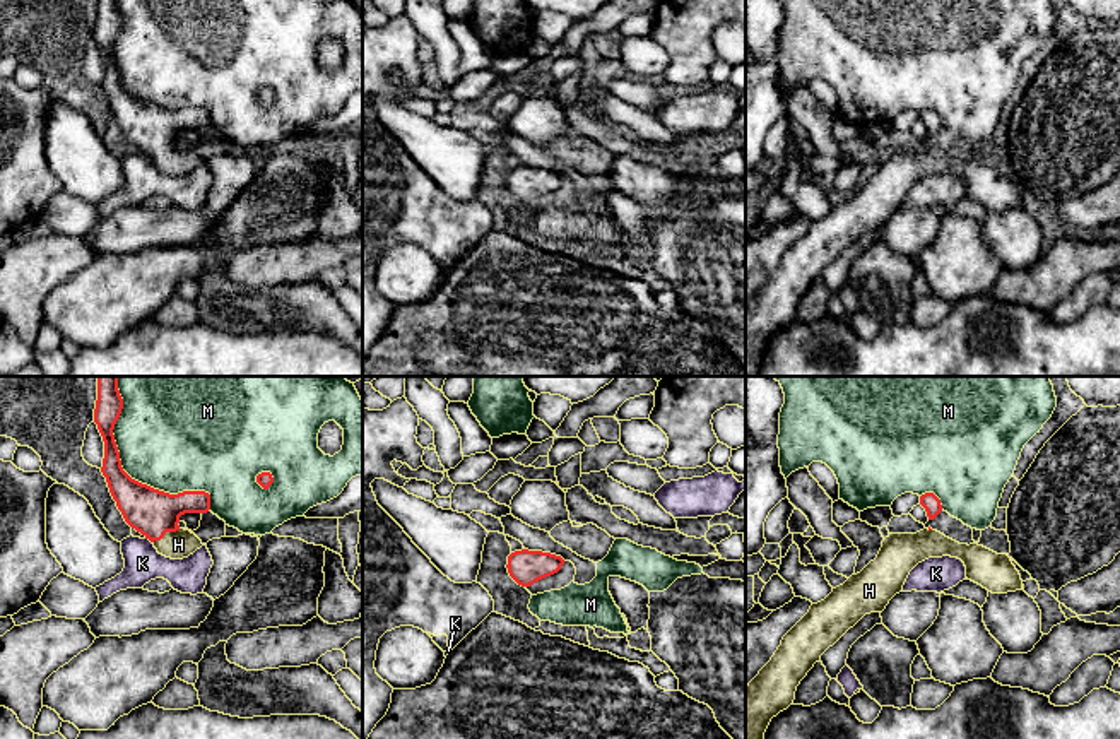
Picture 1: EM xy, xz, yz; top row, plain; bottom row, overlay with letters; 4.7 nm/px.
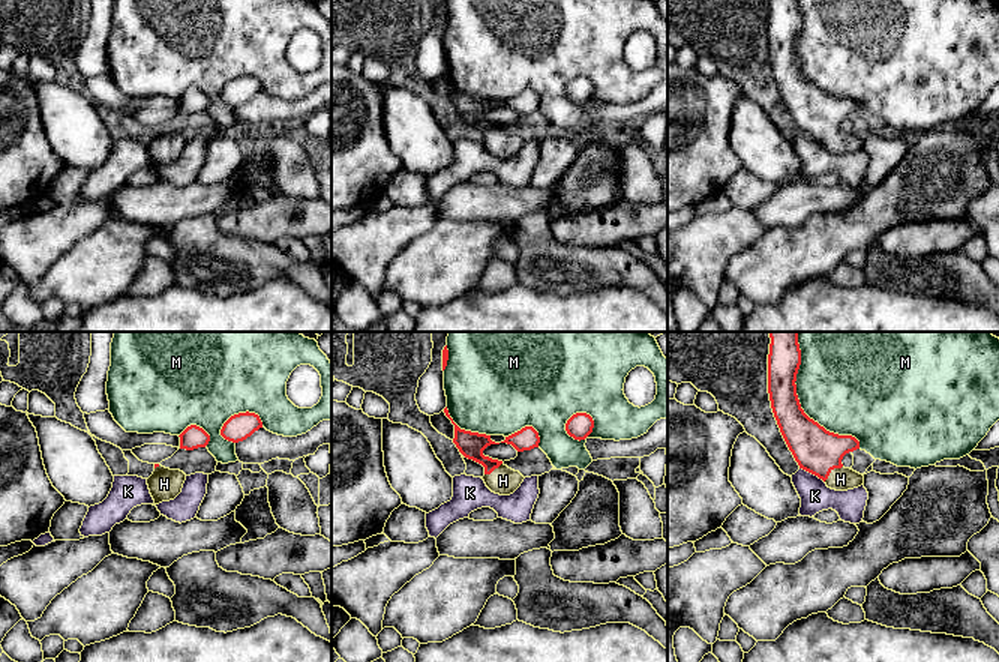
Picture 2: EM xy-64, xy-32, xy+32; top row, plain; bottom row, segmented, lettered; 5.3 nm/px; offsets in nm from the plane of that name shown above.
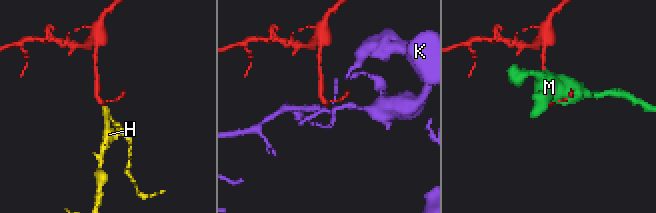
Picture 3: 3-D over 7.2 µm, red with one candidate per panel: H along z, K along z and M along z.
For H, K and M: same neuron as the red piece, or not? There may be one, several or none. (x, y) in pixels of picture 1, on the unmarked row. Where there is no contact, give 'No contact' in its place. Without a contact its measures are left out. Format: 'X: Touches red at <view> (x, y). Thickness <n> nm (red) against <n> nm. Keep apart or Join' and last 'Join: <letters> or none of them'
H: Touches red at xy (166, 147). Thickness 220 nm (red) against 130 nm. Join
K: Touches red at xy (149, 156). Thickness 220 nm (red) against 180 nm. Keep apart
M: Touches red at xy (129, 93). Thickness 220 nm (red) against 460 nm. Keep apart
Join: H

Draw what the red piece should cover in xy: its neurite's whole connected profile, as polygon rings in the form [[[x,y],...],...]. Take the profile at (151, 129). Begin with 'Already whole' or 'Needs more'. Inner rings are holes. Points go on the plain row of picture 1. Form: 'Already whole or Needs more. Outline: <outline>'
Needs more. Outline: [[[97,0],[97,17],[94,26],[94,39],[104,58],[104,75],[101,89],[106,94],[109,109],[116,118],[125,139],[149,156],[159,171],[171,176],[183,176],[200,166],[202,157],[190,147],[181,145],[180,133],[185,130],[207,130],[210,127],[210,111],[205,108],[183,108],[169,111],[132,96],[121,84],[120,68],[115,58],[115,41],[121,31],[123,15],[118,0]]]

